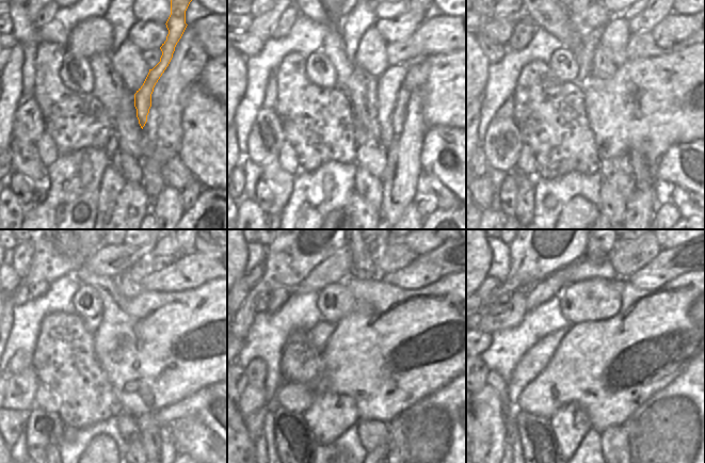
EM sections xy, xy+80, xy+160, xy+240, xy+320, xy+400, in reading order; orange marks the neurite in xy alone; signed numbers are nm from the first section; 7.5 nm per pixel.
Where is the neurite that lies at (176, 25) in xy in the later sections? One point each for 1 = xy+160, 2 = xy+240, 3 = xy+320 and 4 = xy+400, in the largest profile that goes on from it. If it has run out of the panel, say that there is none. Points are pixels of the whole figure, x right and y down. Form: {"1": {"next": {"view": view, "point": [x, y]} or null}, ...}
{"1": {"next": {"view": "xy+160", "point": [643, 174]}}, "2": {"next": {"view": "xy+240", "point": [166, 438]}}, "3": {"next": null}, "4": {"next": null}}

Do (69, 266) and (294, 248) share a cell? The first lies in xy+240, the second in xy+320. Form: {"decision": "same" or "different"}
{"decision": "same"}

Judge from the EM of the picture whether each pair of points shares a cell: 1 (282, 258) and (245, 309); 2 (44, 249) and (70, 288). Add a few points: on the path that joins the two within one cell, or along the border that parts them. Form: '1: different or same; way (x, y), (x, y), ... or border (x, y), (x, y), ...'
1: same; way (276, 271), (253, 297)
2: different; border (71, 275), (61, 275), (51, 283)

